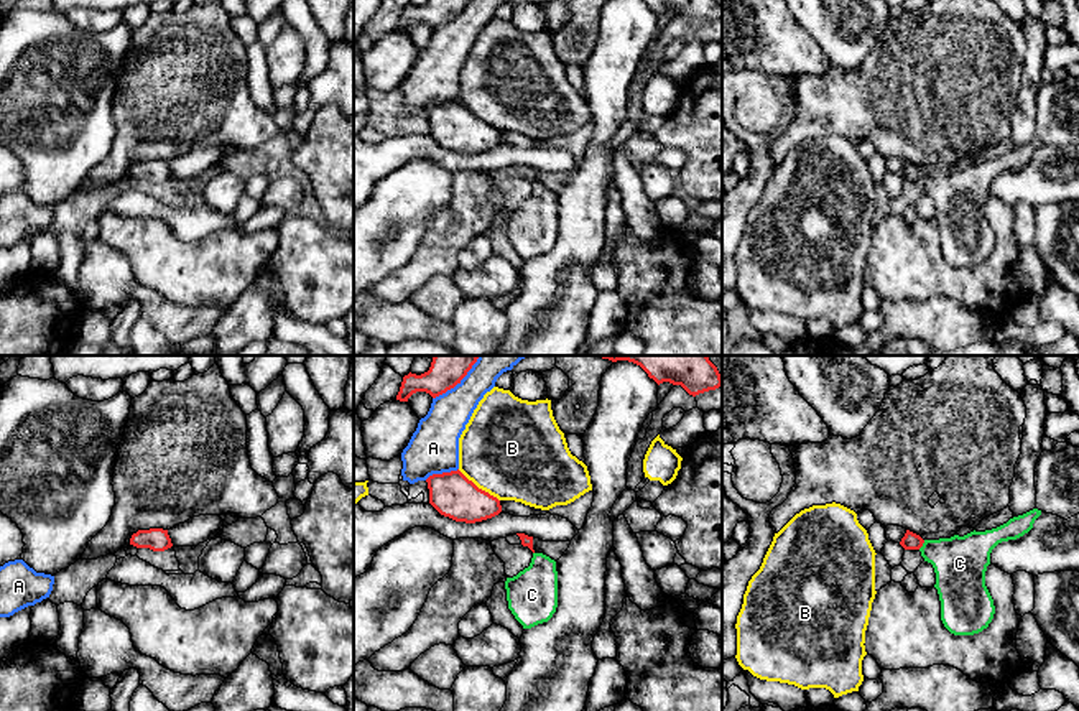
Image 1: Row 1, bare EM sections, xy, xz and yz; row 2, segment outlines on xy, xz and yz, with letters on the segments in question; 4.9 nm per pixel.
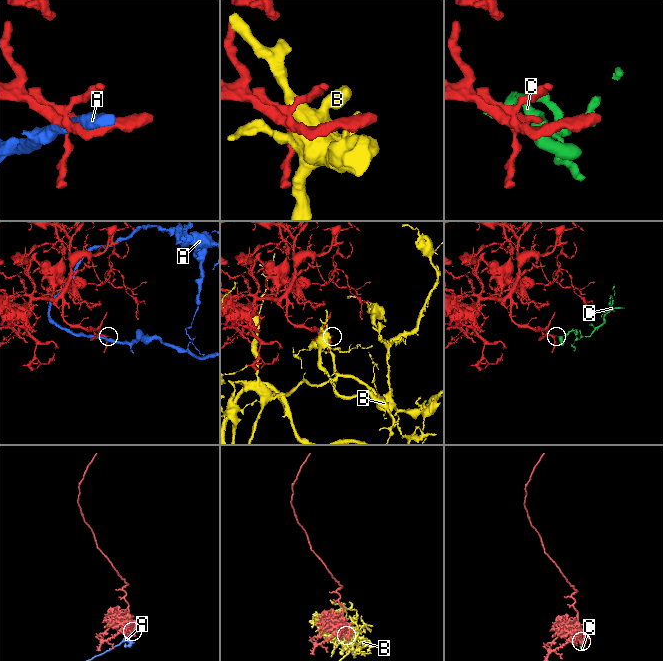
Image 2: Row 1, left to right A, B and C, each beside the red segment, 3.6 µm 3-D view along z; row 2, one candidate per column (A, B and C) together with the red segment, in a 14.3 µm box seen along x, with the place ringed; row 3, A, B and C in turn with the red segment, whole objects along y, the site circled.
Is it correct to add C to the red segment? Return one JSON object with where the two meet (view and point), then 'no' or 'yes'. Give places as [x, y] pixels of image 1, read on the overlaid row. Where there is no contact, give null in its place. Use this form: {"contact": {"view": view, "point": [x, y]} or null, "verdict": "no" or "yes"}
{"contact": {"view": "yz", "point": [921, 545]}, "verdict": "yes"}

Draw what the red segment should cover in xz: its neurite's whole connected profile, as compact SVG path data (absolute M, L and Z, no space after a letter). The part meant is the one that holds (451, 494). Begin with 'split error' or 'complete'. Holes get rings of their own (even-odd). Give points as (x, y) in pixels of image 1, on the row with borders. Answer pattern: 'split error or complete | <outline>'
complete | M459 469L426 479L429 504L456 522L475 523L502 512L500 500L479 489Z

